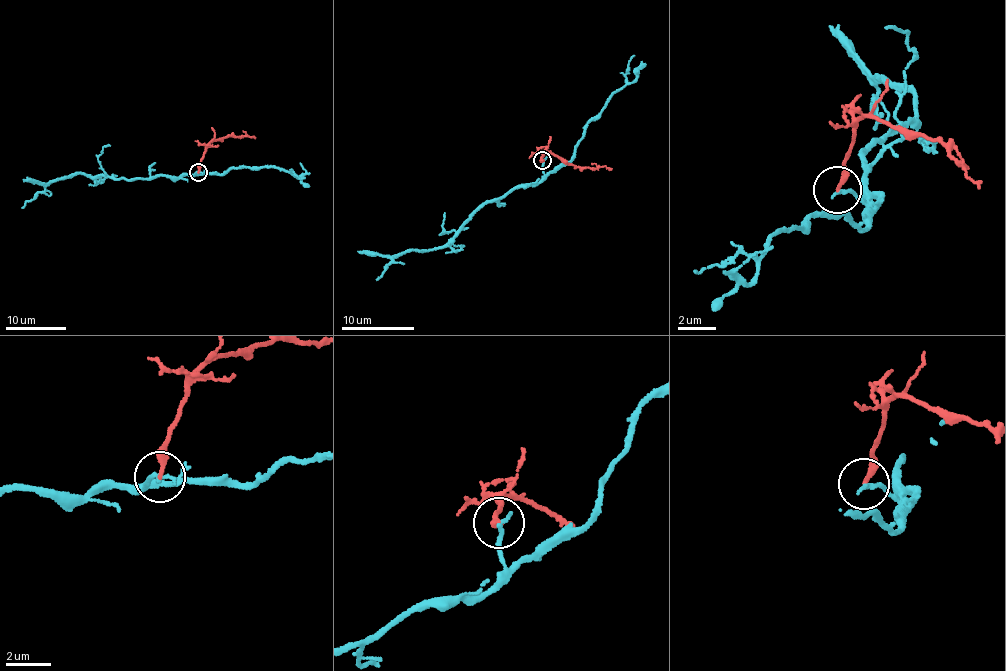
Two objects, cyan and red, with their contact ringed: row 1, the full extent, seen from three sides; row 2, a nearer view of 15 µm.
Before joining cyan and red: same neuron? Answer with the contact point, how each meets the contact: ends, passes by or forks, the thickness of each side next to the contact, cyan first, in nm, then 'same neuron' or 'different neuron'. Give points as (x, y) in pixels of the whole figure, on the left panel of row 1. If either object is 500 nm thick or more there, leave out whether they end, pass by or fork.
at (198, 172); cyan ends there; red ends there; 220 nm thick on the cyan side, 240 nm on the other; different neuron

